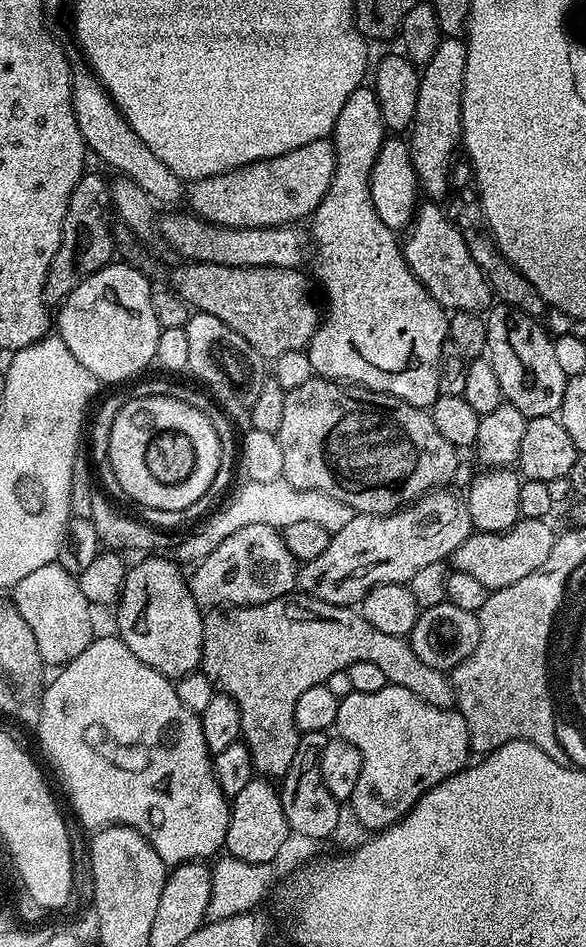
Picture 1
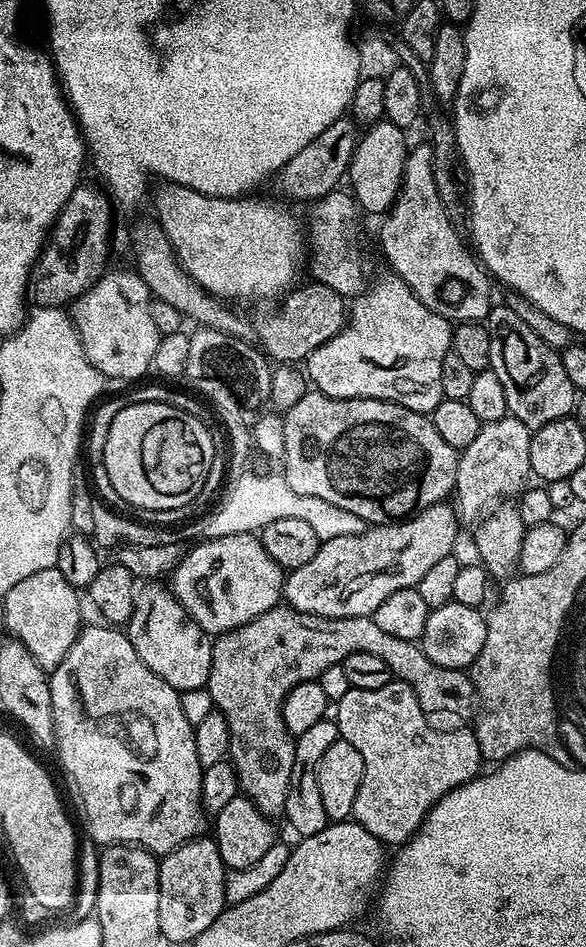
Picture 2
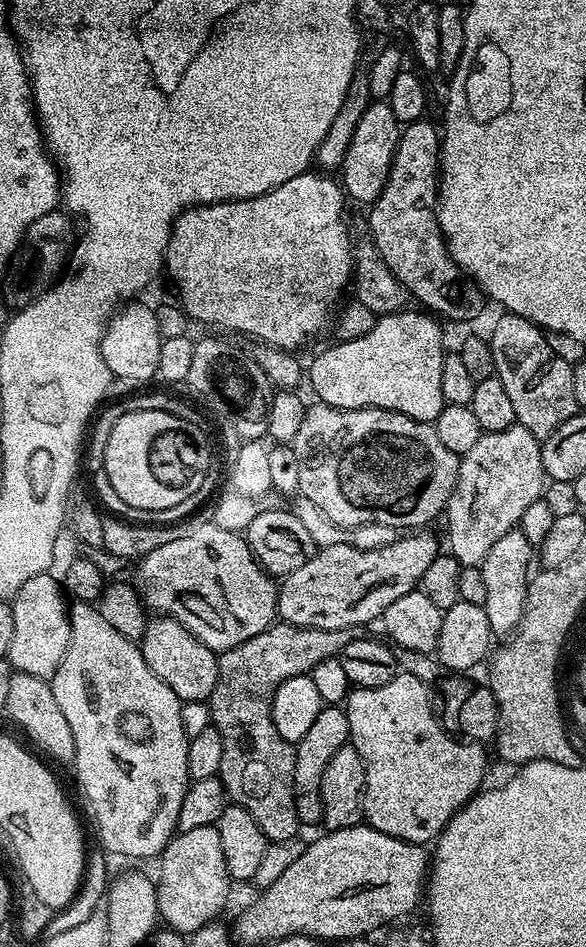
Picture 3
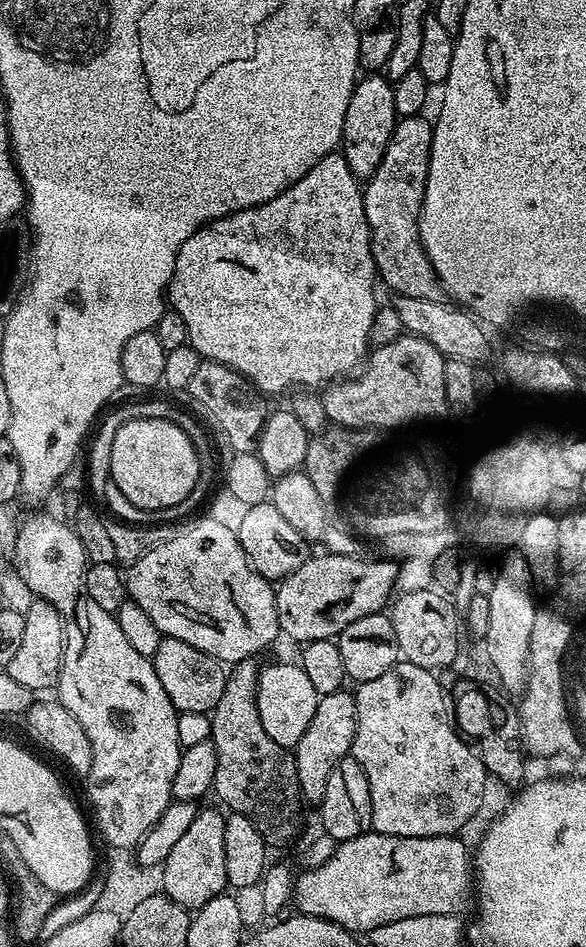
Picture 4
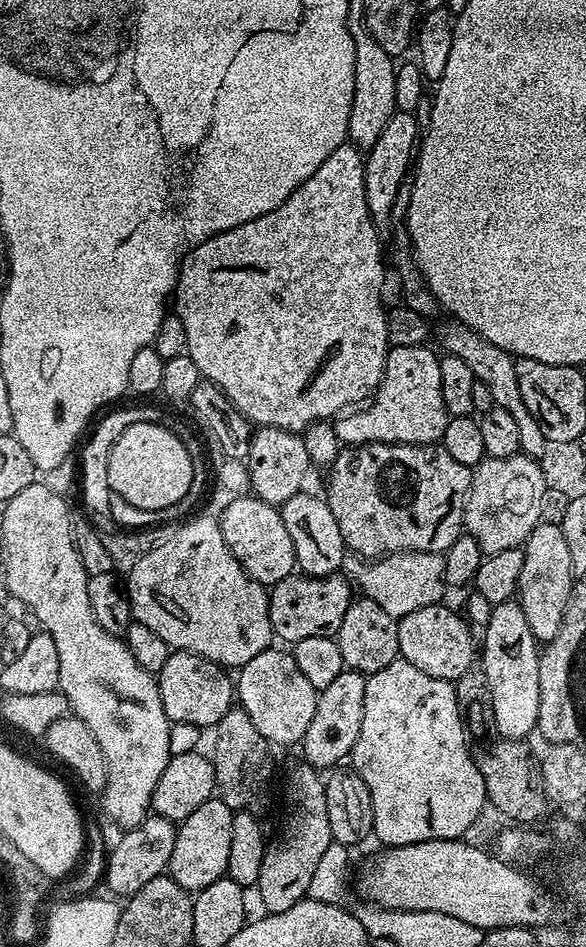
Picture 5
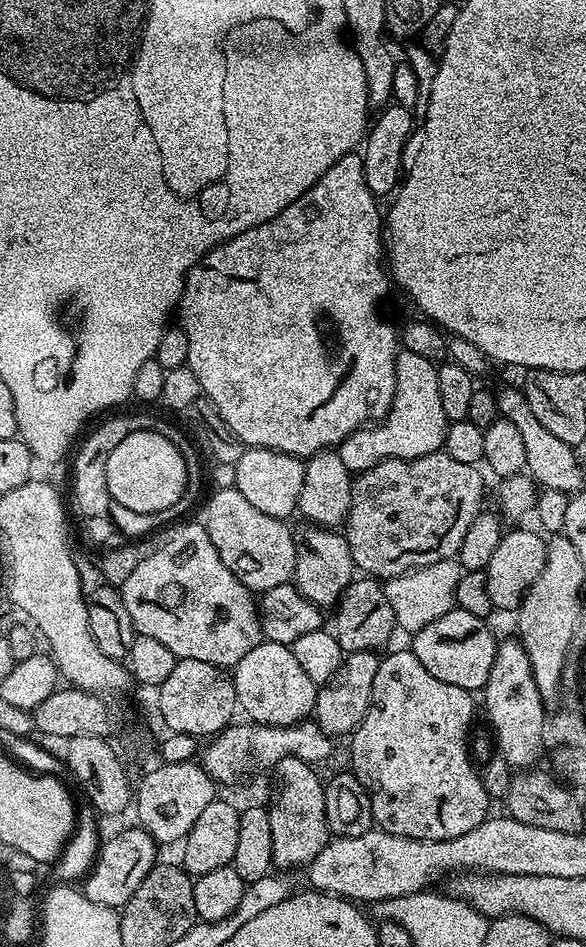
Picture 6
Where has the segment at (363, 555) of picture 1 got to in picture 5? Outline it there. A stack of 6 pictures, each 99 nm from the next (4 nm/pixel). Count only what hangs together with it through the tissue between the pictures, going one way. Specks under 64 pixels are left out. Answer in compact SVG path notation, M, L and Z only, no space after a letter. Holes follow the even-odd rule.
M293 574L282 578L277 584L271 585L268 592L268 613L273 637L277 641L285 640L288 646L304 638L335 637L354 599L354 592L351 591L353 589L348 581L340 574L322 577Z

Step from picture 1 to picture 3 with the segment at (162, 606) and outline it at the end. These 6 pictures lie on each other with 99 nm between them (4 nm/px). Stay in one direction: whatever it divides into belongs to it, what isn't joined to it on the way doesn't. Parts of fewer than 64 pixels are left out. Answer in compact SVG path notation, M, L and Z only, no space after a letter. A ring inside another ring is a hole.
M153 615L144 626L144 633L140 636L138 647L142 658L146 658L146 666L174 690L180 701L203 700L211 697L214 686L218 682L218 656L217 653L204 645L182 622L173 616Z

